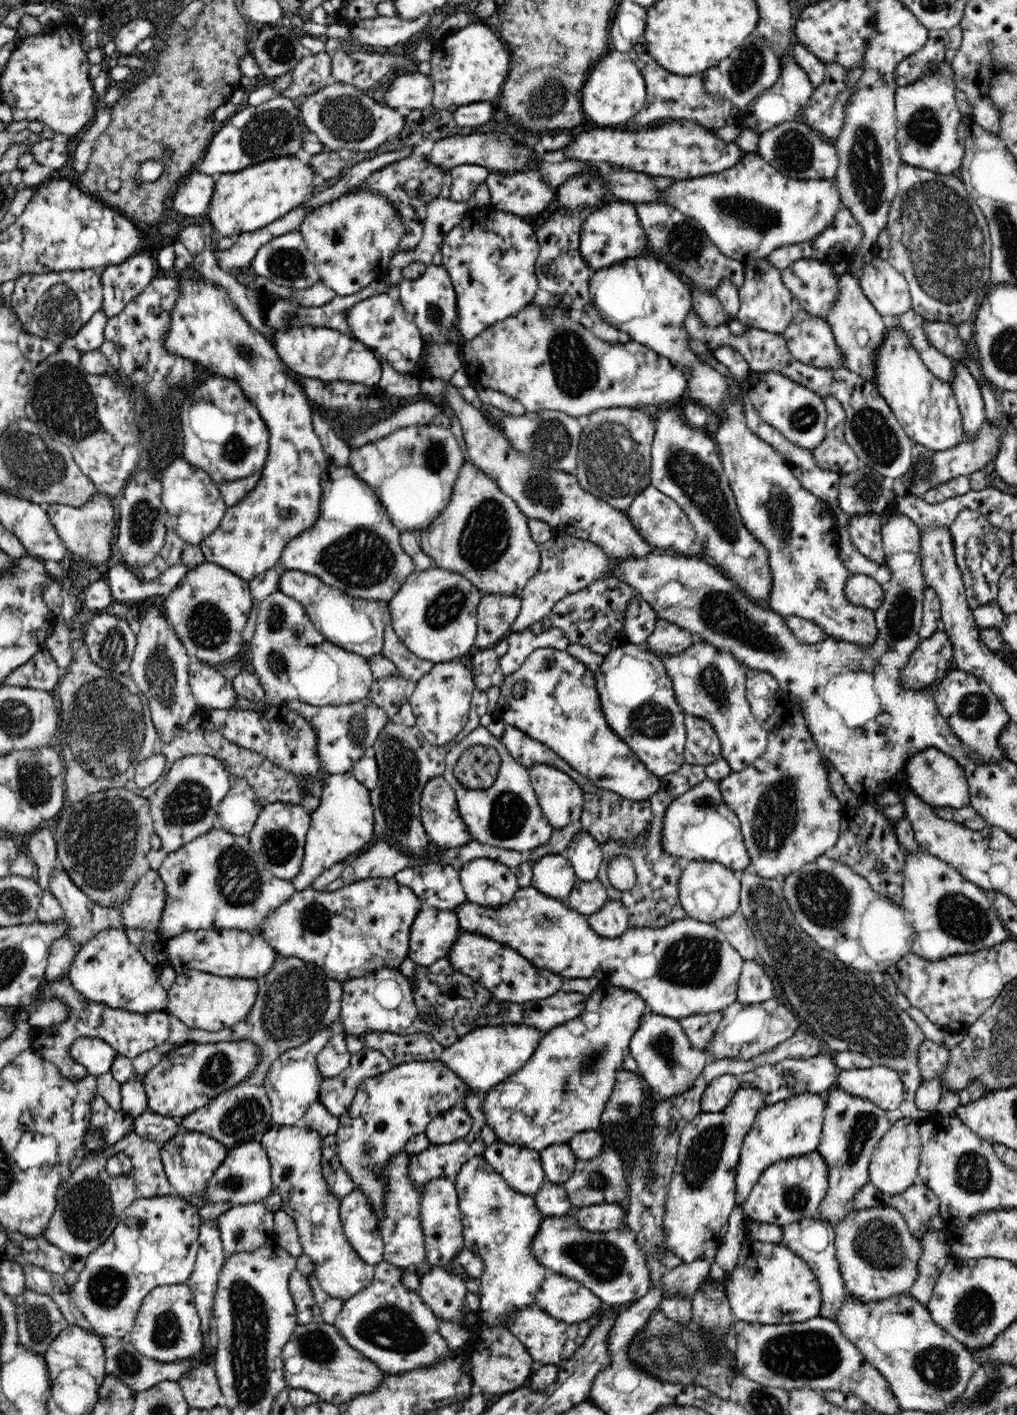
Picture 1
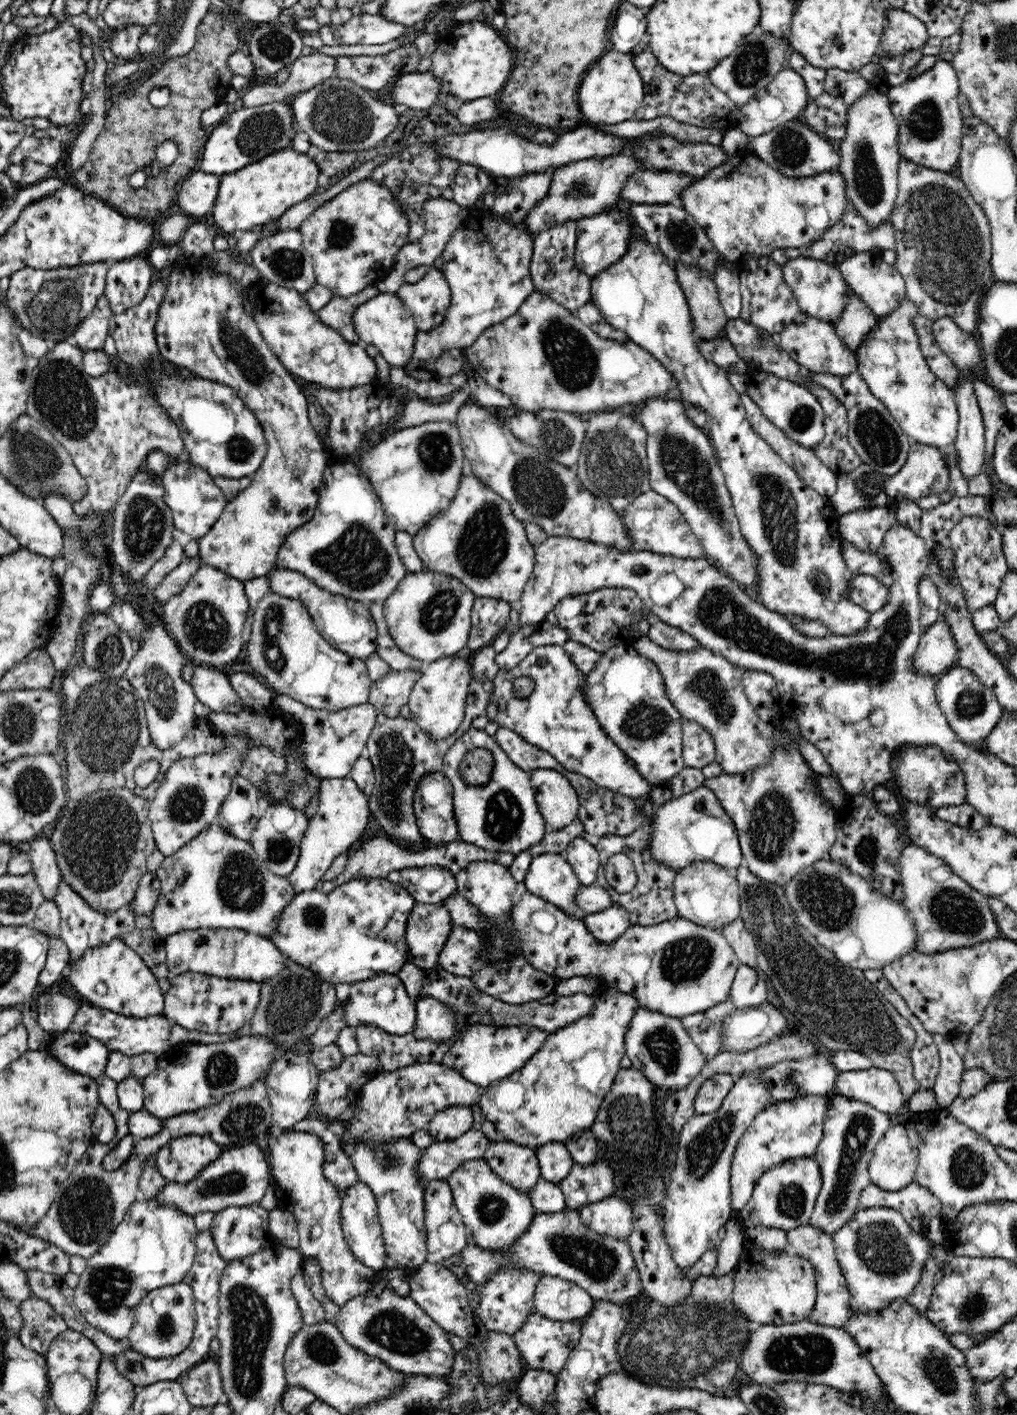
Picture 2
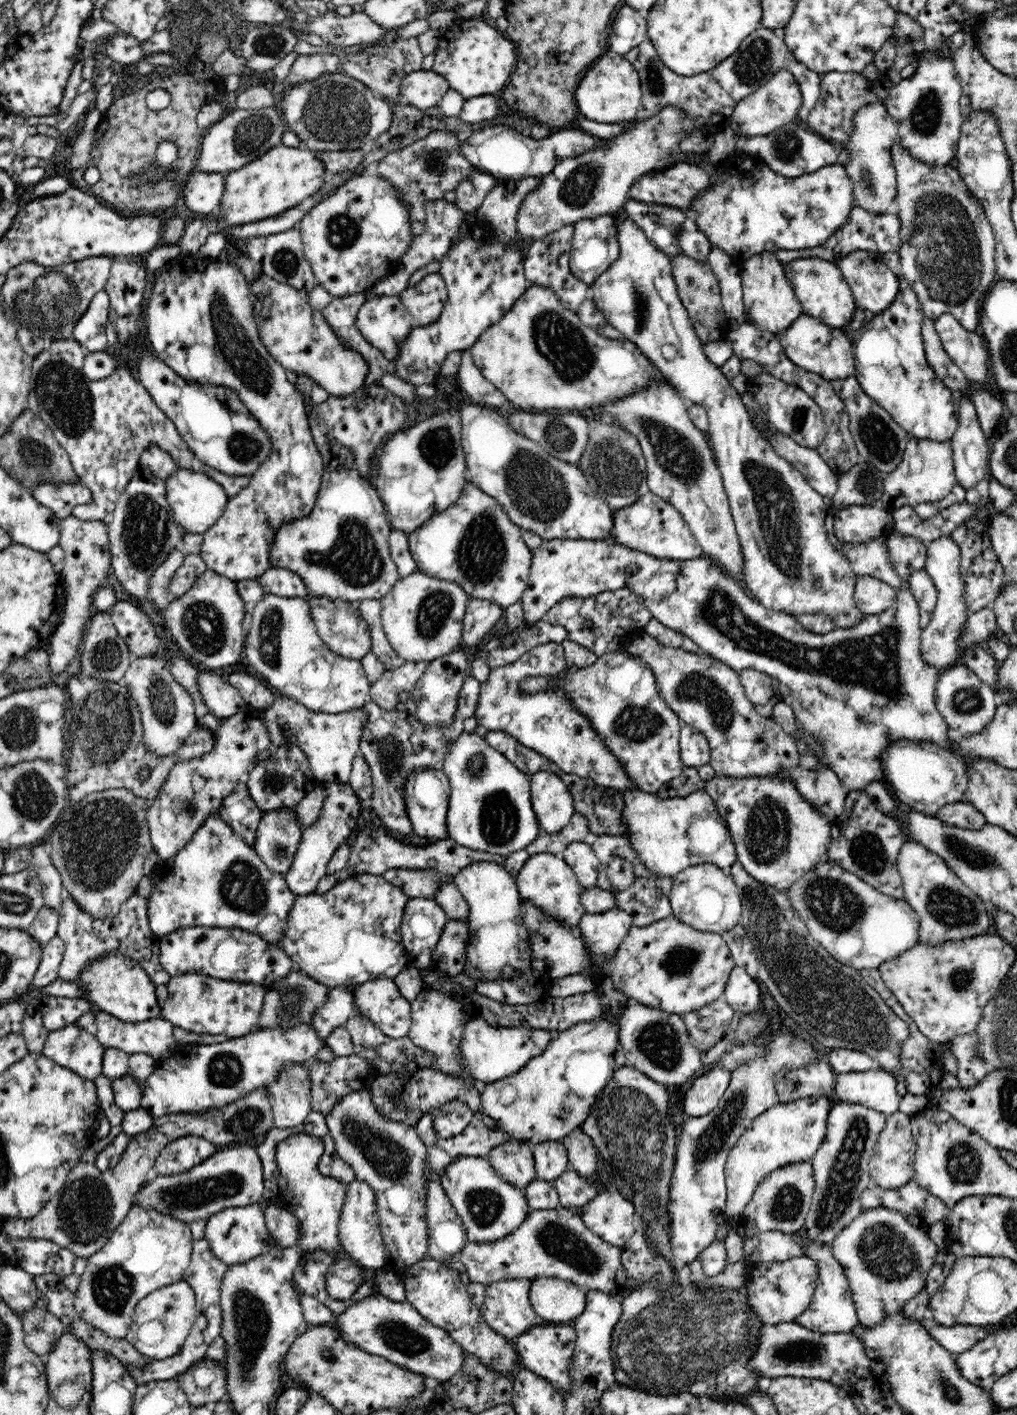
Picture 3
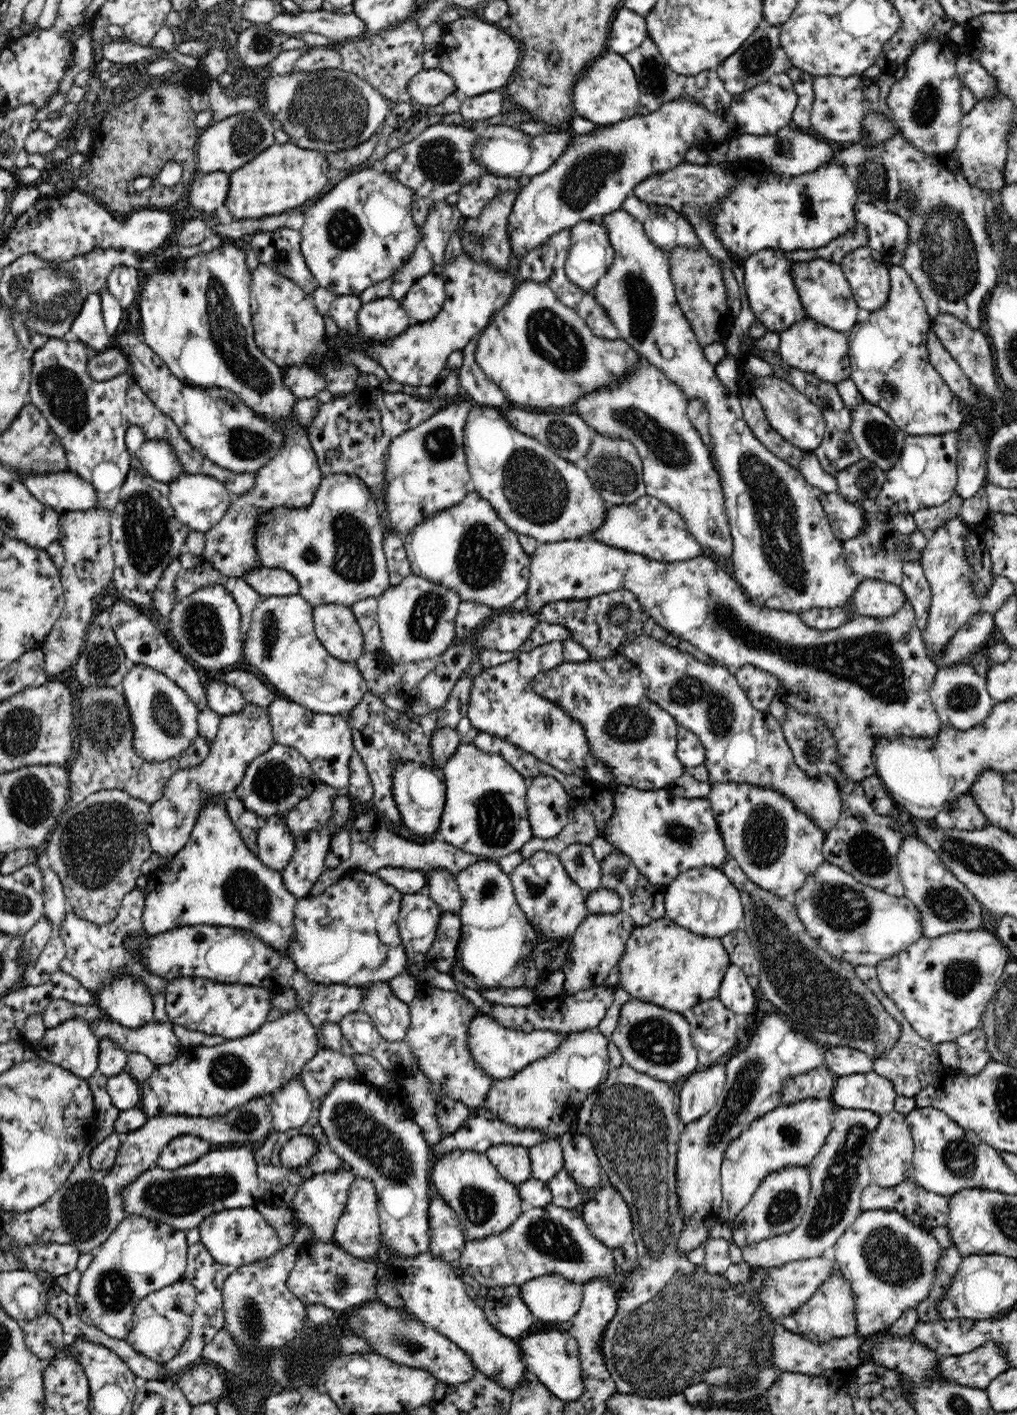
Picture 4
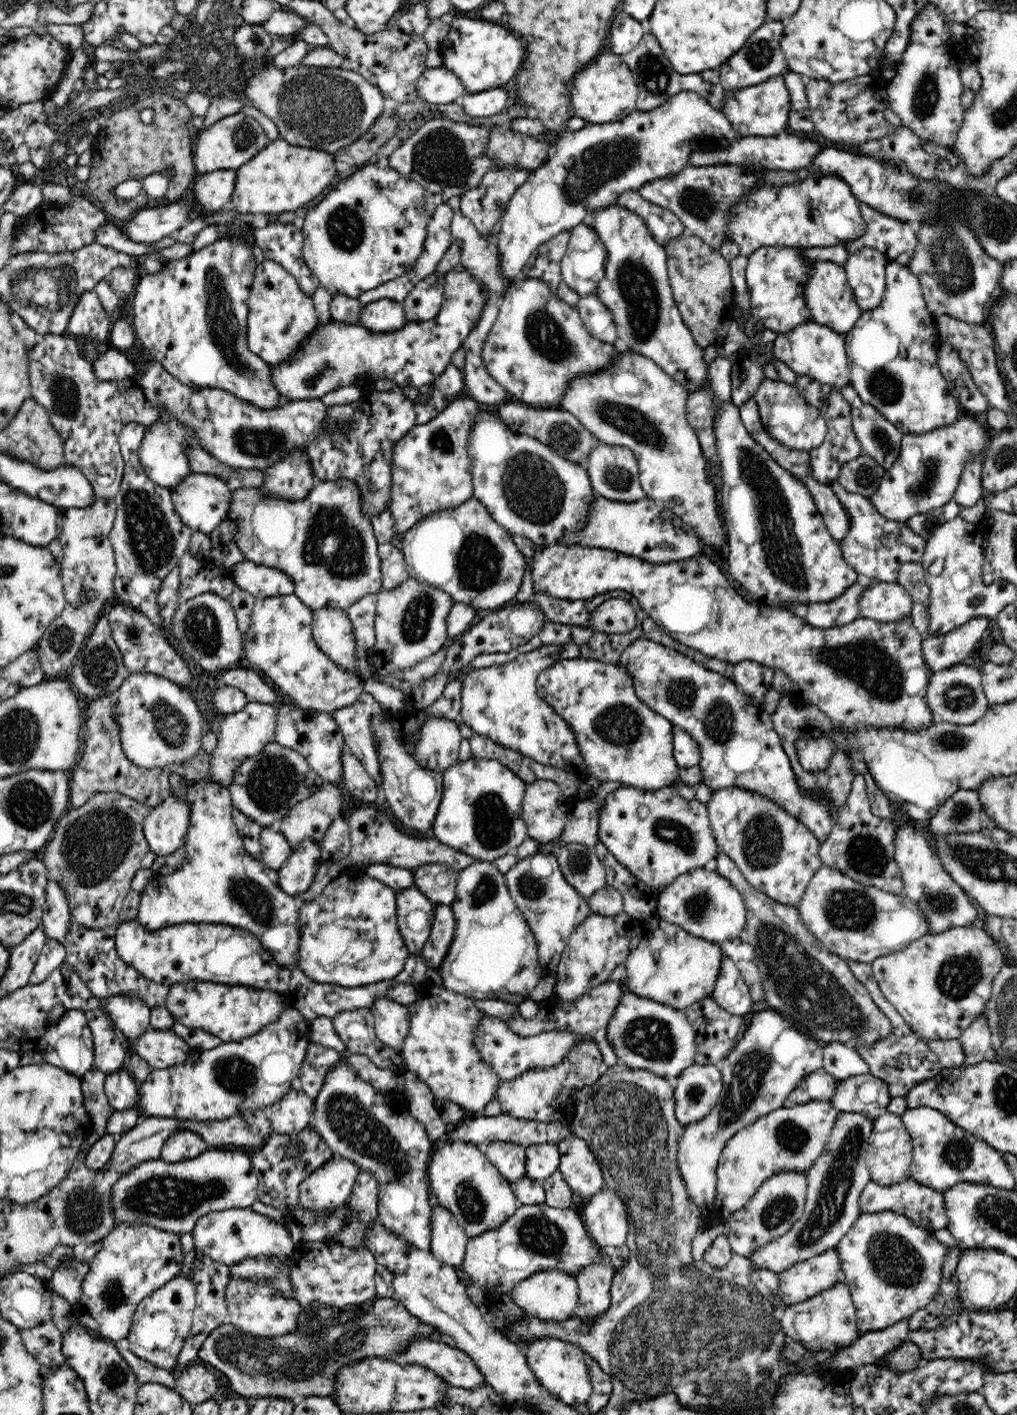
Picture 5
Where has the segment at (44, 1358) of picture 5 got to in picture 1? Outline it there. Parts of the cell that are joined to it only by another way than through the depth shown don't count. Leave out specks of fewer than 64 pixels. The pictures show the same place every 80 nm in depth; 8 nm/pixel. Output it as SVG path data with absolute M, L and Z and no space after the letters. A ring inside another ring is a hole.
M26 1289L24 1294L13 1299L16 1305L17 1335L21 1344L34 1352L44 1354L56 1336L69 1325L68 1321L58 1309L58 1305L46 1294L37 1294Z

